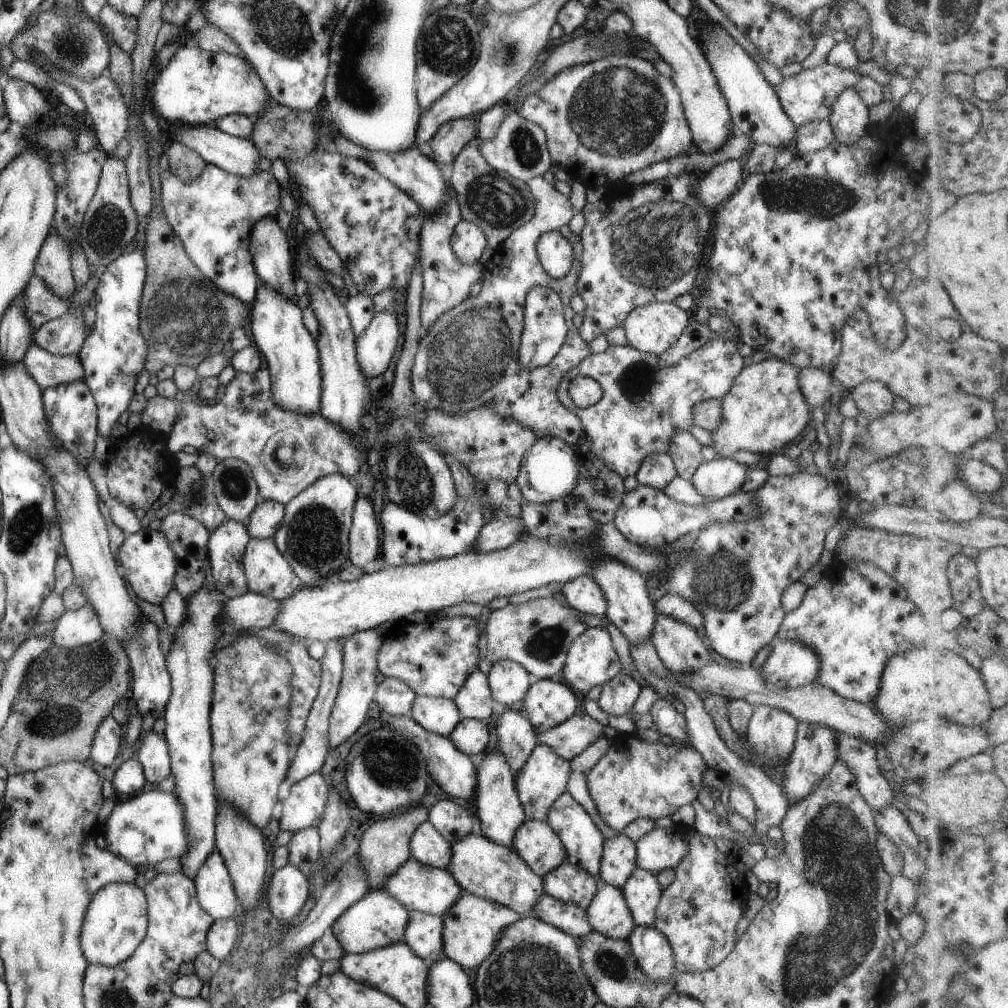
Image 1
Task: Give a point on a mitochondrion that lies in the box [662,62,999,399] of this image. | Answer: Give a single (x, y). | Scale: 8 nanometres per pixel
(823, 198)

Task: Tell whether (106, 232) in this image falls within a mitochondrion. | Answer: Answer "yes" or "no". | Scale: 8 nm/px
yes

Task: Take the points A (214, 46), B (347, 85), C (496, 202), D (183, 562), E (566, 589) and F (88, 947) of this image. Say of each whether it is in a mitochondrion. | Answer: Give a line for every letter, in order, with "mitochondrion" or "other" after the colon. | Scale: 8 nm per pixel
A: other
B: mitochondrion
C: mitochondrion
D: other
E: other
F: other

